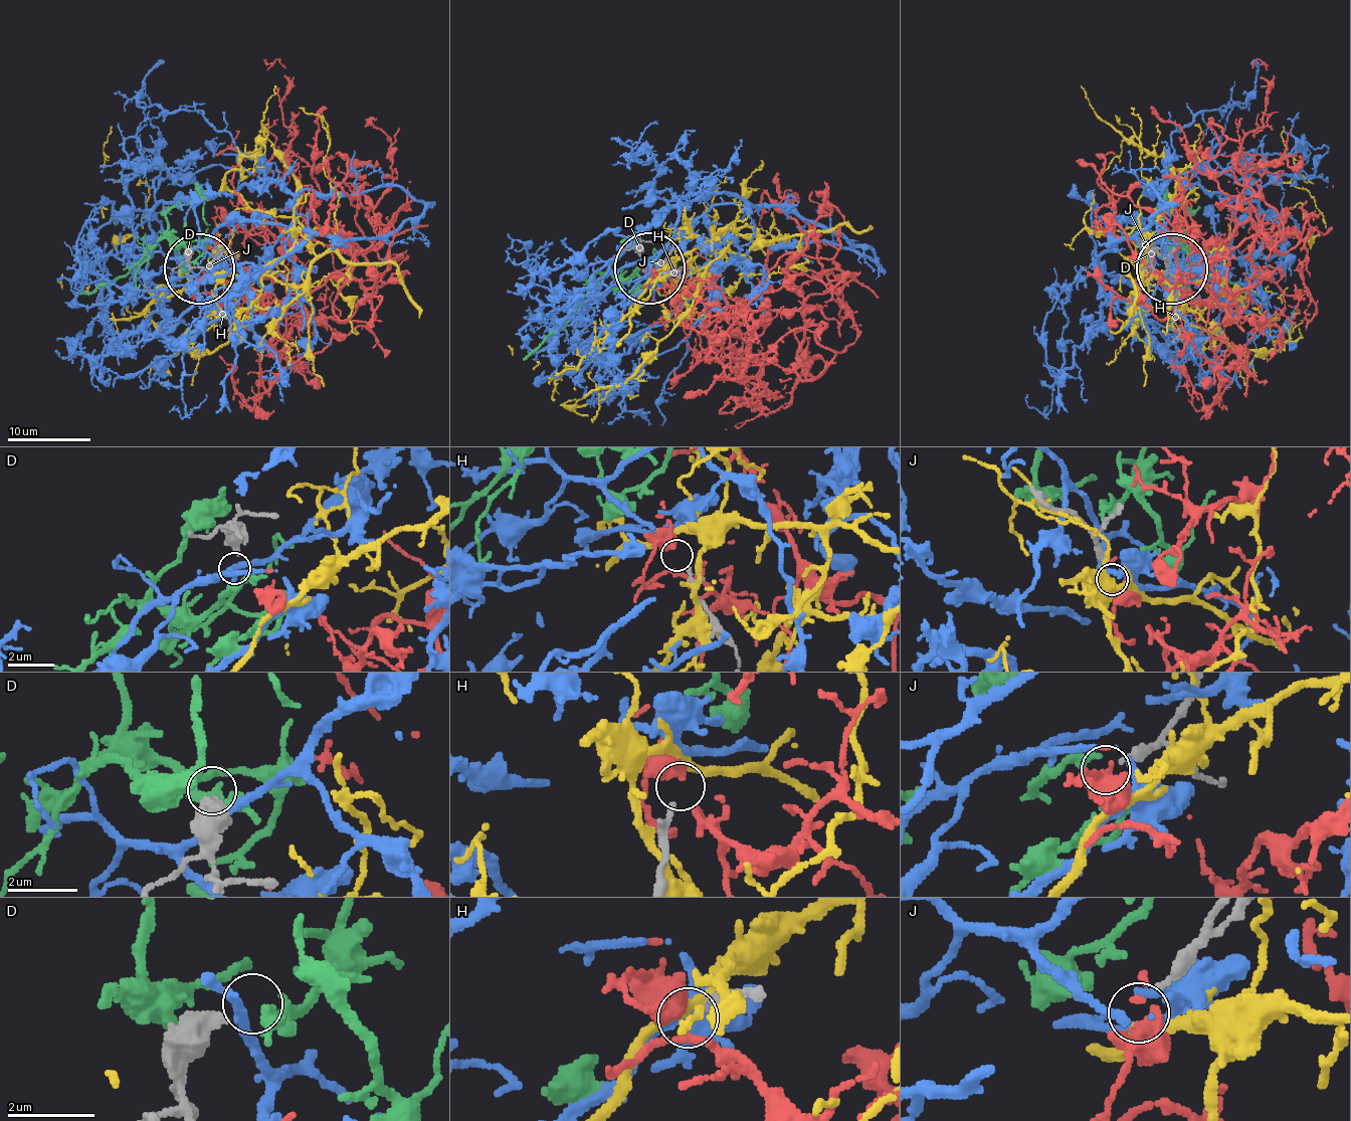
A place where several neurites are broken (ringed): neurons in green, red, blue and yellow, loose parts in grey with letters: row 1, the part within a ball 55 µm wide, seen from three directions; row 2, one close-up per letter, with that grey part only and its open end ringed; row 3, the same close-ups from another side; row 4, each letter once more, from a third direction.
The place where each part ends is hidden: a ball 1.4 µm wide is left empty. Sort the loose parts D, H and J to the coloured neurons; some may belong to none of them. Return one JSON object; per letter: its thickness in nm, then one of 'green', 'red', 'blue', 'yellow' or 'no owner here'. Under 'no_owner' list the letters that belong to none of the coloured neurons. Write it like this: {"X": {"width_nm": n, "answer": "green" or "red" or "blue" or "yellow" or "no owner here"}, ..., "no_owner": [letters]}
{"D": {"width_nm": 440, "answer": "green"}, "H": {"width_nm": 170, "answer": "red"}, "J": {"width_nm": 240, "answer": "no owner here"}, "no_owner": ["J"]}

